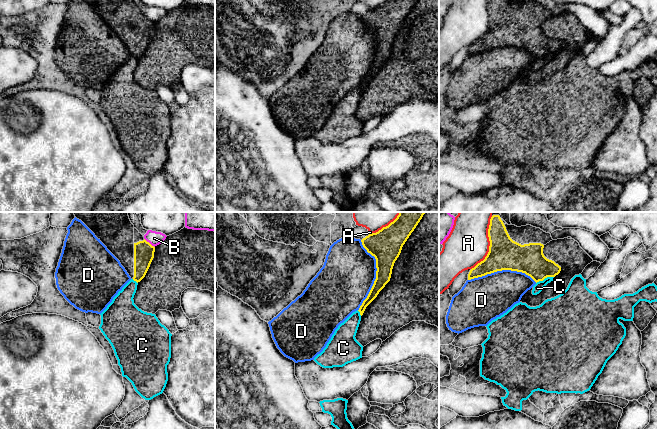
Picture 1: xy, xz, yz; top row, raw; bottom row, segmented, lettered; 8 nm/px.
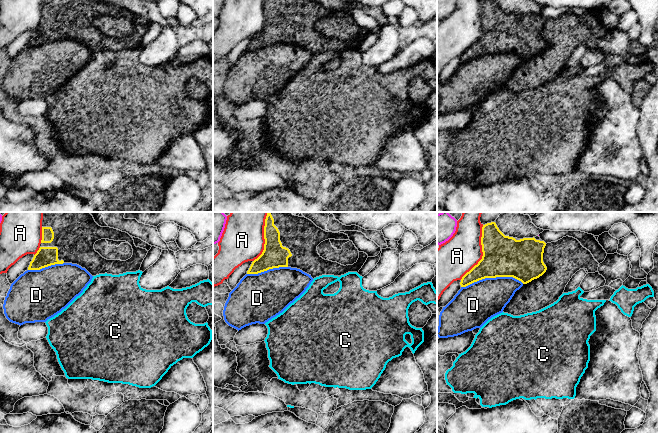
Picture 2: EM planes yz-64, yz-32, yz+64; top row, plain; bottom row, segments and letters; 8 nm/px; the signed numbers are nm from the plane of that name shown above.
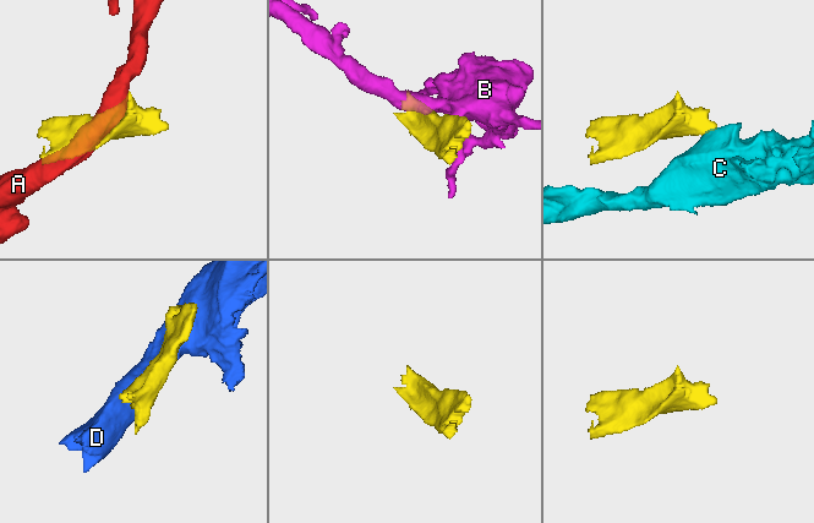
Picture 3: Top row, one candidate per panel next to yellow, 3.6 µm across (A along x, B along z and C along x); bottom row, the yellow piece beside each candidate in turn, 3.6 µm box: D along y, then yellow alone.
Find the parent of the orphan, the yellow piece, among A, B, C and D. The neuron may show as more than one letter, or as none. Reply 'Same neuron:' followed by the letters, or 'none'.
Same neuron: none

